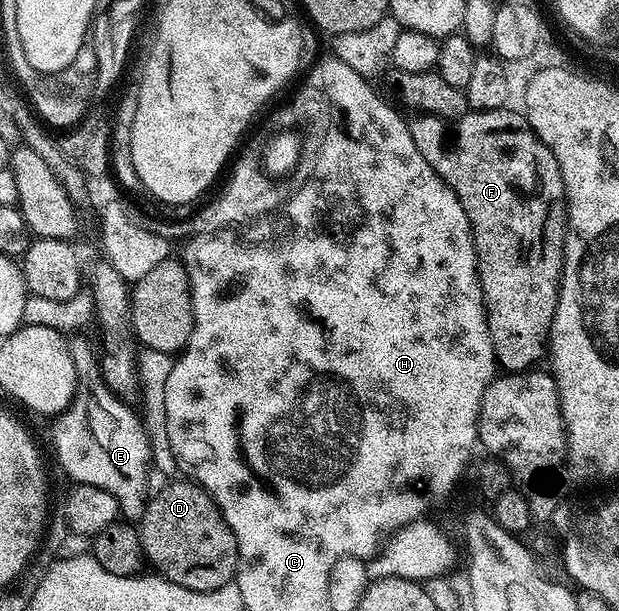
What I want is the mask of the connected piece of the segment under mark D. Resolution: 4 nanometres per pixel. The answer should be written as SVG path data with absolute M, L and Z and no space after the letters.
M178 480L165 482L168 484L156 493L154 491L145 502L138 519L141 552L147 560L149 558L151 563L159 568L157 570L168 581L188 590L216 590L235 578L236 568L239 565L236 536L224 519L223 510L216 505L216 501L208 492L193 480Z

